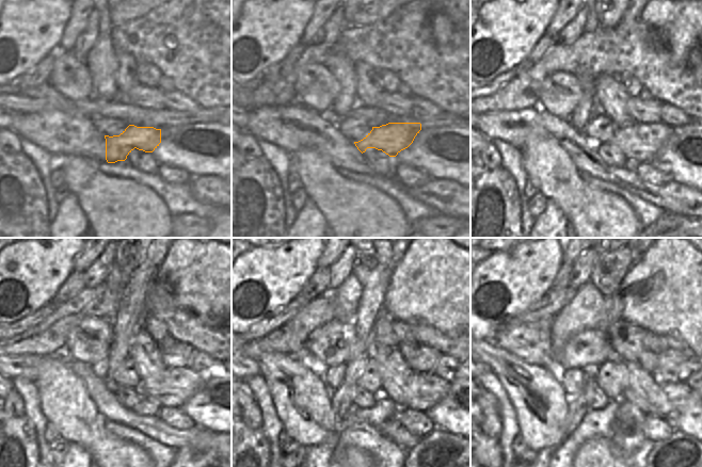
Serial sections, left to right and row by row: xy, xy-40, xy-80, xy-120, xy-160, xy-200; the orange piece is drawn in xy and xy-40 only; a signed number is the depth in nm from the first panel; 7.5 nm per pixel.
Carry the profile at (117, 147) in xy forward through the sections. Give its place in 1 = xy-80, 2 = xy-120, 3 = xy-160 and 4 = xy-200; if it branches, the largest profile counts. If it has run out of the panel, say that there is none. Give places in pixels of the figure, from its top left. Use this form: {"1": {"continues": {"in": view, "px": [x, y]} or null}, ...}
{"1": {"continues": {"in": "xy-80", "px": [642, 142]}}, "2": {"continues": {"in": "xy-120", "px": [176, 386]}}, "3": {"continues": {"in": "xy-160", "px": [420, 391]}}, "4": {"continues": {"in": "xy-200", "px": [654, 398]}}}

